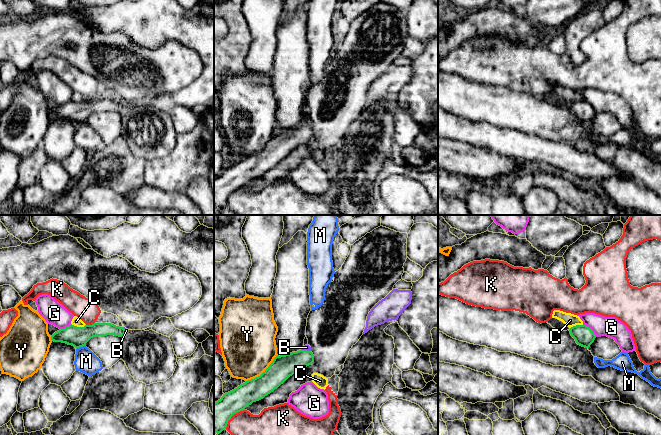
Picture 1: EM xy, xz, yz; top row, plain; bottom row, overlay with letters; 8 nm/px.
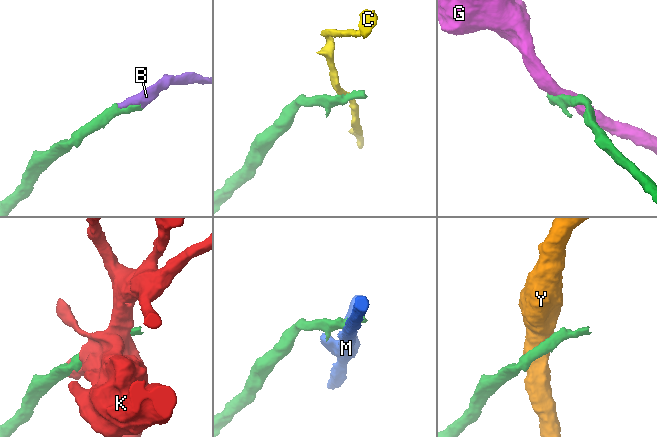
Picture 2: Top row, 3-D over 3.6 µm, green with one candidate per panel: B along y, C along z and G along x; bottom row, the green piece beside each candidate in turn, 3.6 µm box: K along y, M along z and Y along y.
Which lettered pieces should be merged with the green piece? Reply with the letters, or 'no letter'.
B

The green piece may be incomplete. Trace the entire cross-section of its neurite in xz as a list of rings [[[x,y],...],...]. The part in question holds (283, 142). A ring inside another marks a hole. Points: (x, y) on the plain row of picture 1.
[[[305,121],[297,128],[277,131],[260,152],[223,170],[221,175],[214,179],[214,207],[217,210],[221,209],[234,190],[244,186],[253,178],[263,175],[295,148],[313,138],[314,131],[309,121]]]

